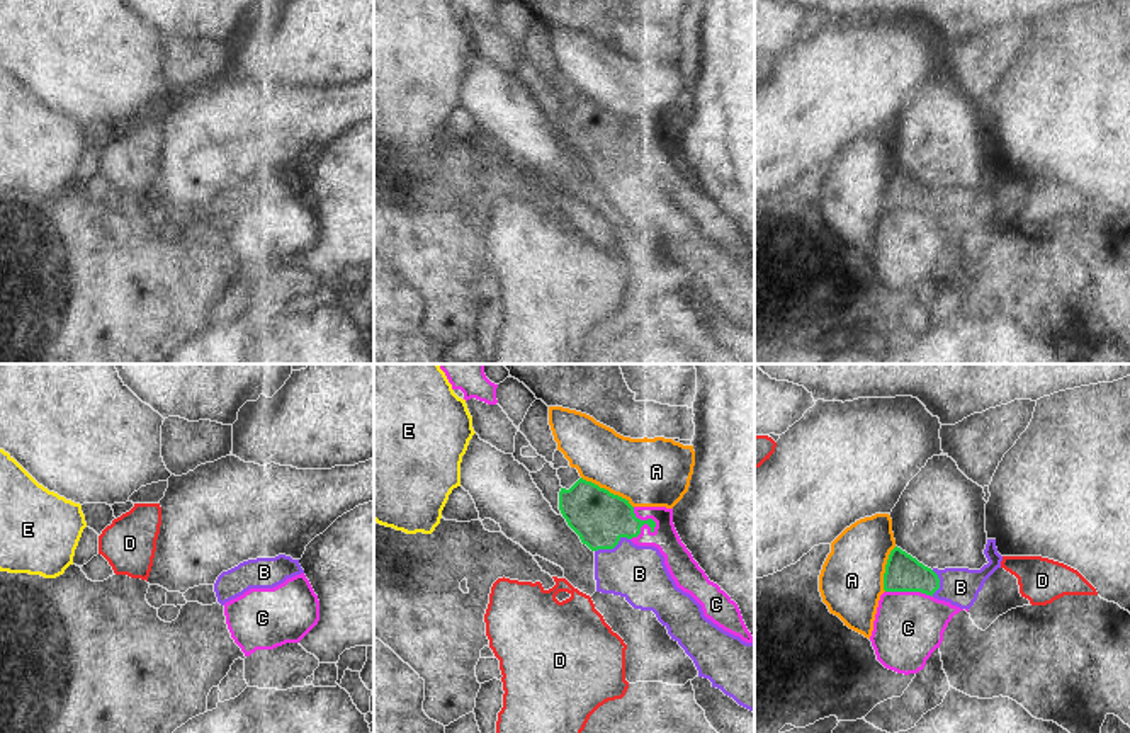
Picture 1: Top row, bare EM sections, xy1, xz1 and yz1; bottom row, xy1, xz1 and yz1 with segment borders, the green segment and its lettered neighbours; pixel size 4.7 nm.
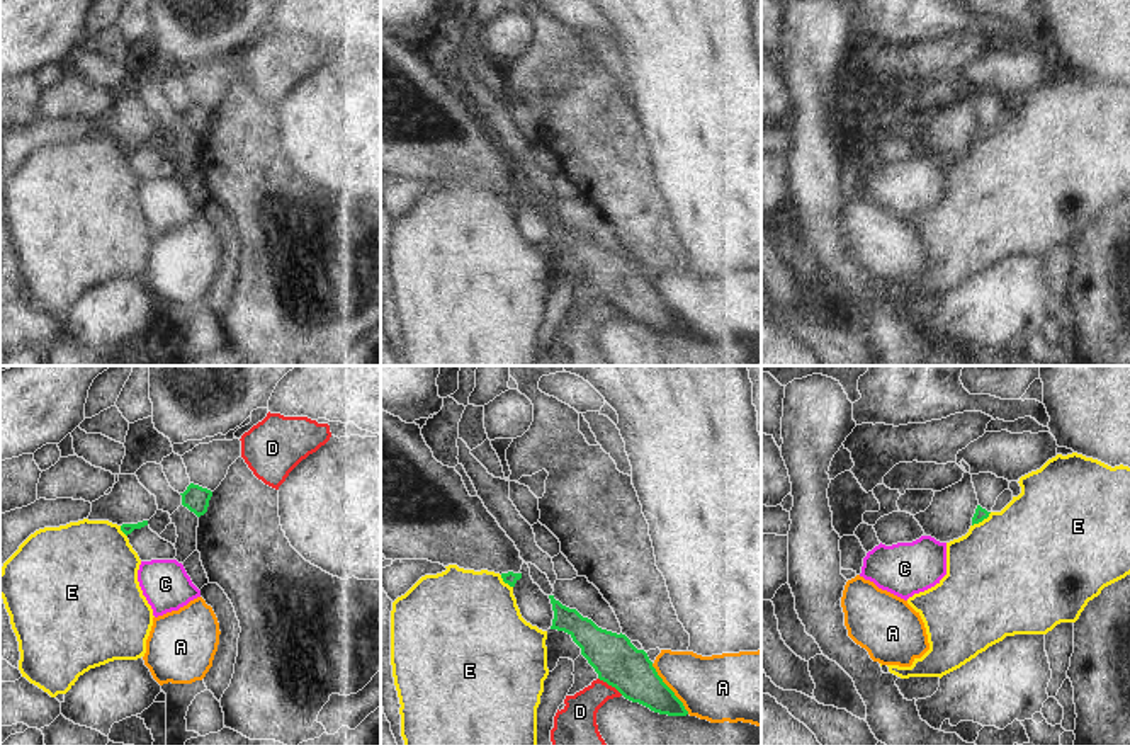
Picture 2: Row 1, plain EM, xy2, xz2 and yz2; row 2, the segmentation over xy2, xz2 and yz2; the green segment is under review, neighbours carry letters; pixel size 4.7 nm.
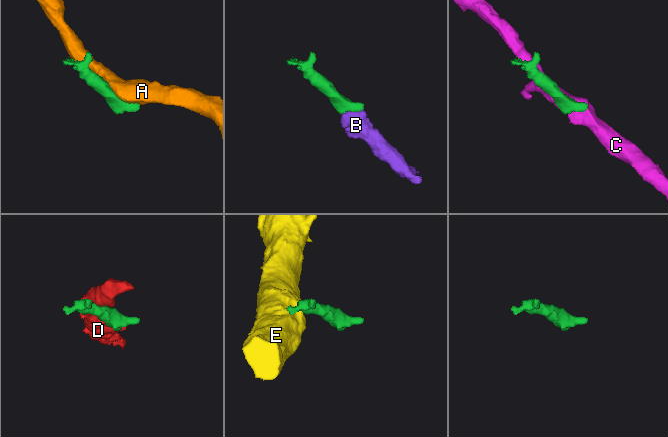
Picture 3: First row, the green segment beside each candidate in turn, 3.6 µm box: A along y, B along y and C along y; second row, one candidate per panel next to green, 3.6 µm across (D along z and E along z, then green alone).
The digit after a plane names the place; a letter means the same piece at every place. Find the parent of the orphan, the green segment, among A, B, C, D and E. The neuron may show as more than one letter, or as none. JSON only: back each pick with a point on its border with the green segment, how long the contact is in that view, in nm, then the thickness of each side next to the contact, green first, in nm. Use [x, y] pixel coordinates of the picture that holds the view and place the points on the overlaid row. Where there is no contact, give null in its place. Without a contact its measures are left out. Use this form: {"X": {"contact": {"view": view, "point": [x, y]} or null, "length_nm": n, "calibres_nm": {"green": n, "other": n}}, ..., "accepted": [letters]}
{"B": {"contact": {"view": "xz1", "point": [612, 548]}, "length_nm": 180, "calibres_nm": {"green": 260, "other": 260}}, "accepted": ["B"]}

